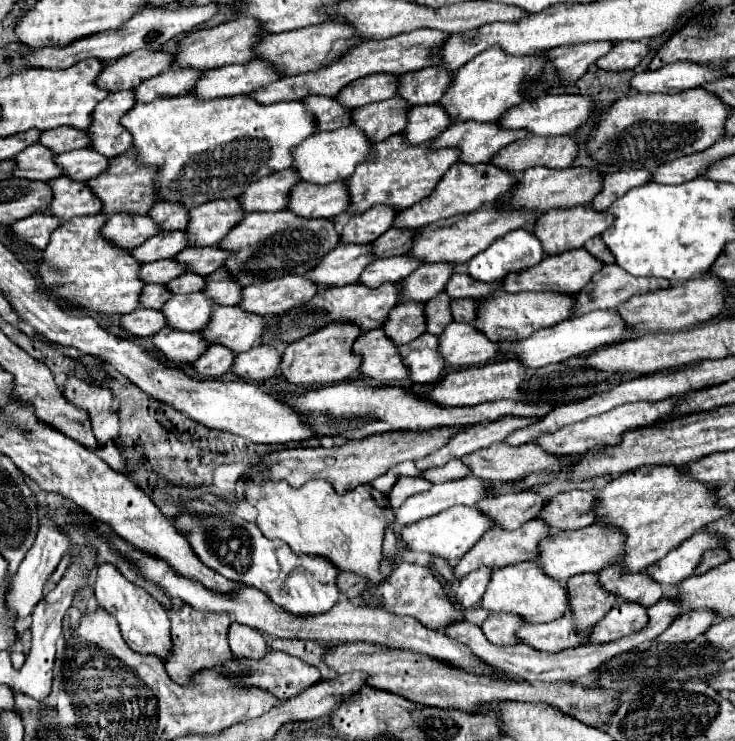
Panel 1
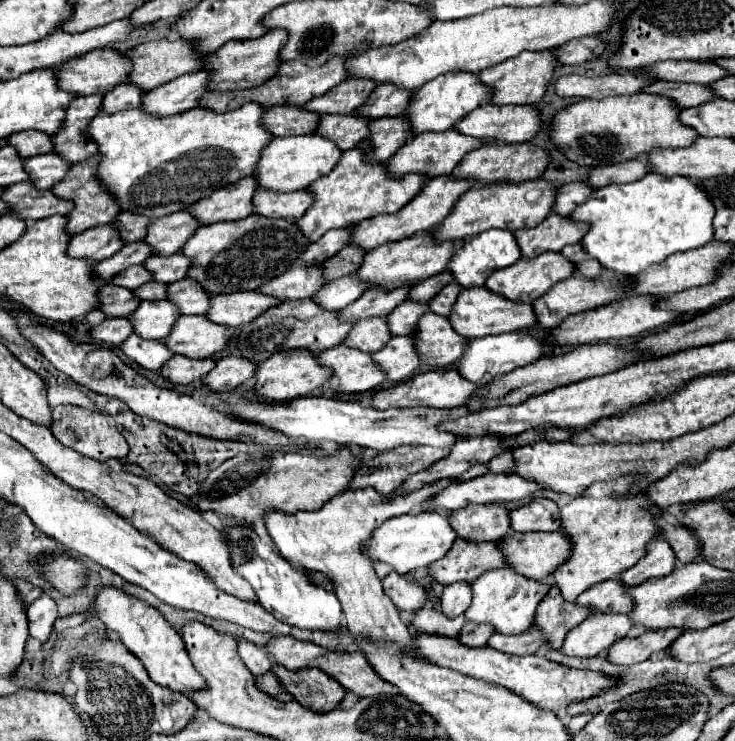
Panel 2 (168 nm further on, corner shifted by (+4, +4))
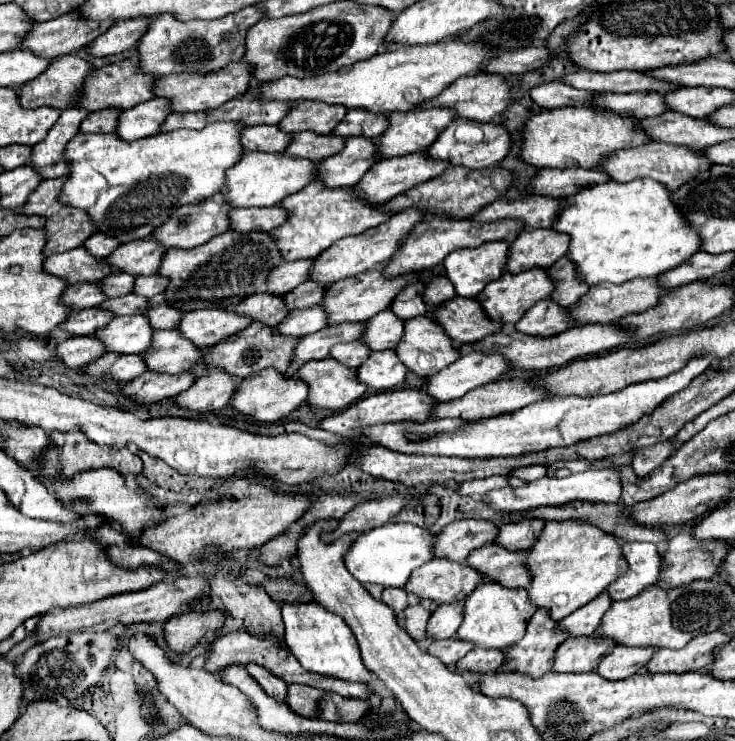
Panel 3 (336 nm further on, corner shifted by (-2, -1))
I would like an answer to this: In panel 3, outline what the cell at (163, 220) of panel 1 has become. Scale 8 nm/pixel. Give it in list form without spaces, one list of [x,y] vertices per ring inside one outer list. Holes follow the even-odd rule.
[[[93,234],[83,242],[85,250],[89,250],[89,254],[93,258],[105,258],[107,254],[111,254],[117,248],[117,240],[105,234]]]

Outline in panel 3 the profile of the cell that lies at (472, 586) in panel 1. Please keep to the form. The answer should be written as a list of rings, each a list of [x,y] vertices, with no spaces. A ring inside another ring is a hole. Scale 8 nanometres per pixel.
[[[453,602],[453,604],[443,604],[439,606],[431,618],[429,618],[429,626],[427,626],[427,634],[431,640],[447,640],[453,638],[459,624],[461,624],[461,614],[463,614],[463,604],[461,602]]]

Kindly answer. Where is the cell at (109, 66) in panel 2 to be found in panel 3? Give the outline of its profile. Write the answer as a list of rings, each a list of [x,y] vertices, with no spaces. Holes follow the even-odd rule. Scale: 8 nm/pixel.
[[[67,54],[55,58],[47,70],[17,88],[19,104],[23,108],[51,106],[57,110],[69,108],[77,94],[81,94],[83,82],[91,72],[91,64],[79,56]]]

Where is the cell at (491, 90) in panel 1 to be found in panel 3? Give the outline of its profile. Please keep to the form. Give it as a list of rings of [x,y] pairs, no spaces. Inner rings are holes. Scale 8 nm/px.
[[[409,110],[393,112],[389,116],[389,128],[373,142],[381,158],[395,158],[413,152],[427,150],[433,140],[455,118],[453,110]]]

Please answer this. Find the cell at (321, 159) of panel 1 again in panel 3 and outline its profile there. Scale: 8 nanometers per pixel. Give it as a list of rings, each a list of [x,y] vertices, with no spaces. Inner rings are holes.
[[[249,152],[237,162],[237,166],[231,166],[225,174],[225,190],[221,194],[233,208],[261,208],[261,206],[275,206],[285,196],[295,194],[309,182],[313,182],[315,162],[291,158],[287,154],[265,154],[265,152]]]

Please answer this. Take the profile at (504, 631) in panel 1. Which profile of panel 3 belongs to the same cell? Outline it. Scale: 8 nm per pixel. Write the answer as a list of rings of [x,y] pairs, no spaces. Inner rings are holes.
[[[449,638],[449,640],[439,640],[439,642],[425,642],[423,650],[427,654],[437,656],[445,666],[453,666],[459,658],[463,658],[469,650],[473,648],[473,644],[469,646],[469,642],[461,642],[459,638]]]

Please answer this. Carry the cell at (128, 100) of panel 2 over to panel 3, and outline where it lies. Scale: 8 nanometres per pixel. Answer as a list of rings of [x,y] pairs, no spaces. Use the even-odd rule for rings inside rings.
[[[99,110],[99,112],[91,112],[79,126],[81,134],[109,134],[115,132],[117,128],[117,116],[121,112],[119,110]]]

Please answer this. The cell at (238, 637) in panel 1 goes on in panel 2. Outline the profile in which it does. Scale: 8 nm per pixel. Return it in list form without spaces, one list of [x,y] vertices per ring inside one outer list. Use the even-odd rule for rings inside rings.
[[[239,639],[239,657],[243,659],[245,667],[253,675],[263,675],[271,669],[271,661],[269,661],[267,653],[247,639]]]

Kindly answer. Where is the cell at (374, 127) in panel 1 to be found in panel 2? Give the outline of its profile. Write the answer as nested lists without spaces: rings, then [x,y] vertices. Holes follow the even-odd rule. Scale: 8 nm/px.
[[[321,115],[317,133],[323,137],[331,137],[339,149],[347,151],[357,147],[367,139],[367,117],[353,115]]]

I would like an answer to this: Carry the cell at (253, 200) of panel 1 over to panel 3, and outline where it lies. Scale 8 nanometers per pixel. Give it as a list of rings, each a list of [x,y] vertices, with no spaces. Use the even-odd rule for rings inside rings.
[[[213,194],[213,198],[205,198],[199,204],[189,204],[189,206],[181,206],[177,210],[173,210],[173,214],[169,214],[169,218],[157,230],[153,230],[151,236],[165,248],[189,250],[189,248],[209,242],[213,236],[227,232],[229,230],[229,220],[227,220],[229,210],[231,208],[225,202],[225,198],[221,194]]]

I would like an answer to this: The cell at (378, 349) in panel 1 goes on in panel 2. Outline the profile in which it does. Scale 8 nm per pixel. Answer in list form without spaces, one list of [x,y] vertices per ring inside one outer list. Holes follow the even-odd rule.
[[[345,343],[323,351],[319,355],[319,363],[331,367],[339,377],[337,391],[341,393],[369,391],[385,381],[383,369],[373,363],[373,353],[349,349]]]

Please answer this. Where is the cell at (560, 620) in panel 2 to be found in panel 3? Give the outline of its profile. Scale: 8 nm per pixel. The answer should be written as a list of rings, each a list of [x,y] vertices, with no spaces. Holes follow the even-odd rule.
[[[537,610],[521,642],[503,650],[505,664],[499,672],[521,672],[531,678],[541,678],[549,672],[557,646],[567,638],[567,632],[557,632],[555,624],[557,622],[551,620],[545,610]]]

